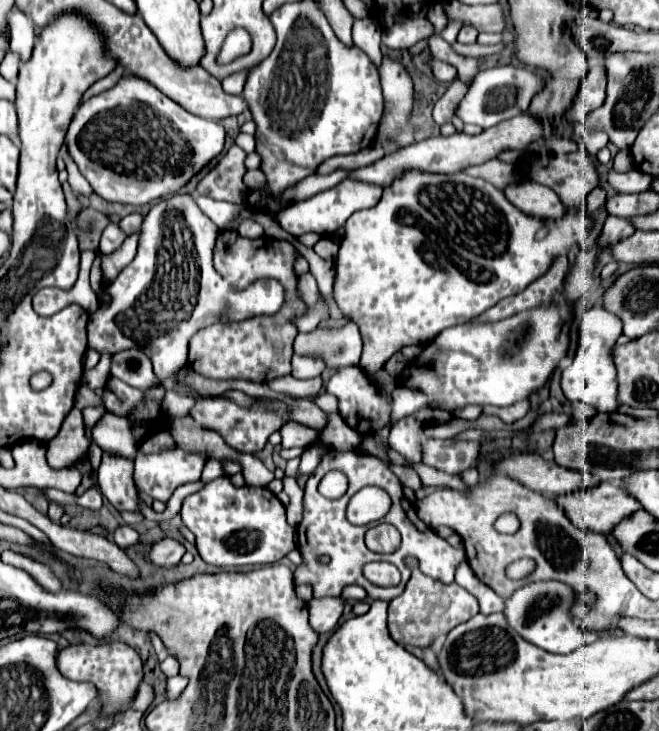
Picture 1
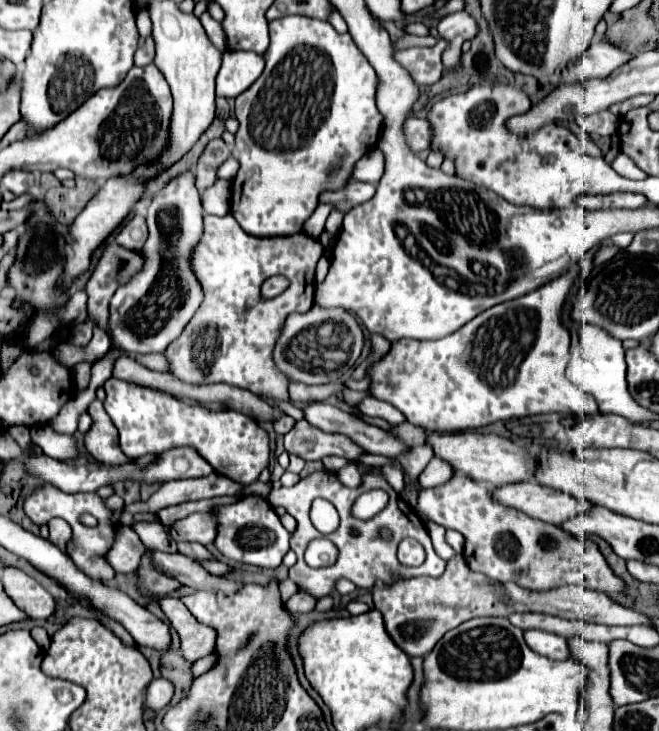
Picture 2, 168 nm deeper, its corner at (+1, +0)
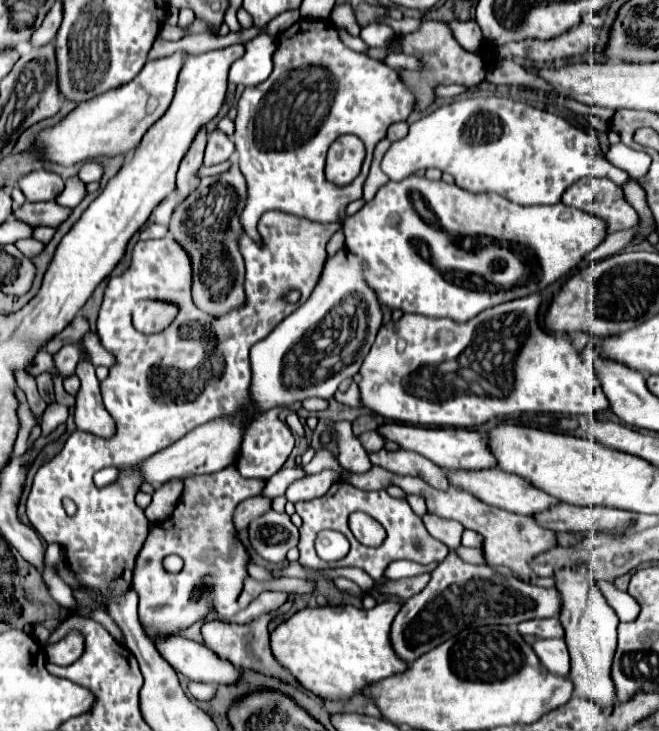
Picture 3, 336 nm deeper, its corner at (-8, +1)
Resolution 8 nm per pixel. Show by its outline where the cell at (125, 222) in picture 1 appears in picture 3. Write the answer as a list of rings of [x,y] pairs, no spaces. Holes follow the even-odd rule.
[[[152,223],[140,229],[140,239],[160,239],[168,233],[168,227],[160,225],[160,223]]]

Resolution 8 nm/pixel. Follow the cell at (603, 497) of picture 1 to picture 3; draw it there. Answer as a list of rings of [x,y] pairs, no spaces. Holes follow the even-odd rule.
[[[498,467],[494,469],[484,469],[484,471],[448,471],[448,481],[460,489],[466,489],[468,493],[474,493],[474,497],[478,497],[480,501],[512,511],[512,513],[520,513],[520,515],[536,515],[542,513],[544,509],[550,509],[552,505],[558,505],[560,501],[548,493],[544,493],[542,489],[538,489],[536,485],[528,483],[526,479],[514,475],[514,473],[506,473]]]

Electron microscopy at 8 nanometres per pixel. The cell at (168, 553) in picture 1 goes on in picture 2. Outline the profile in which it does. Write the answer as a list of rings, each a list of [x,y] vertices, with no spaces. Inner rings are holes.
[[[191,514],[183,520],[177,520],[171,526],[173,540],[191,540],[201,542],[205,546],[213,544],[217,532],[217,522],[211,514]]]

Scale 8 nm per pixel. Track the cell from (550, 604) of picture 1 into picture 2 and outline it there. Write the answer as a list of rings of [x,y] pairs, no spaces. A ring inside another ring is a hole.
[[[527,630],[525,632],[525,642],[535,650],[537,654],[551,658],[551,660],[567,660],[569,658],[569,646],[567,638],[543,632],[543,630]]]

